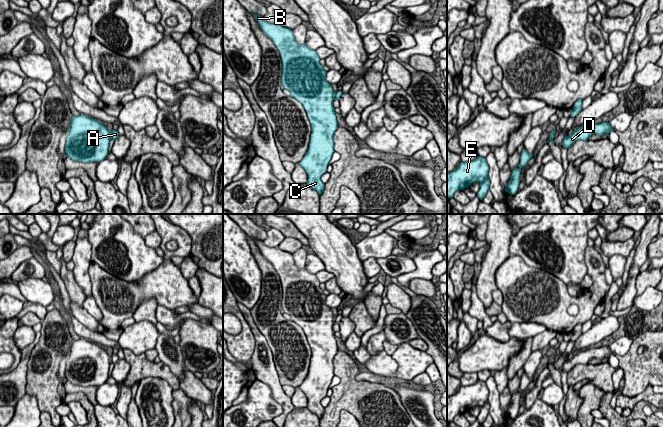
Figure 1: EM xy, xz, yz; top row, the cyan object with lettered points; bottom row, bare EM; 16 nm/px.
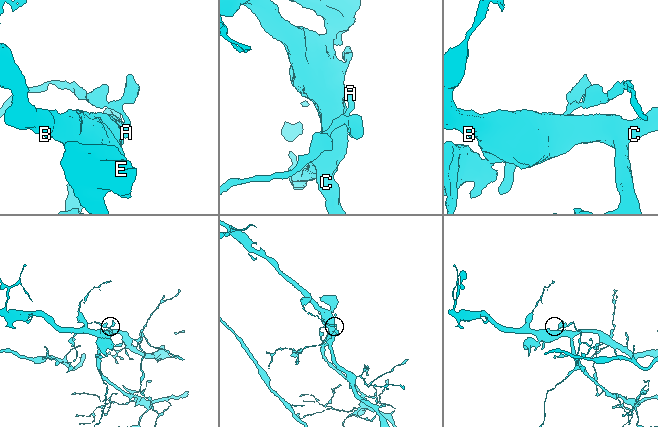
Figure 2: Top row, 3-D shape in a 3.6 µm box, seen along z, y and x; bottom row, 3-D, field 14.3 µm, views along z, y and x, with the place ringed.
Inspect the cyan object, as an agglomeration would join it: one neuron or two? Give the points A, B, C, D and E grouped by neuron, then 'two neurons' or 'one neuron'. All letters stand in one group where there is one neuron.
groups A / B C D E; two neurons

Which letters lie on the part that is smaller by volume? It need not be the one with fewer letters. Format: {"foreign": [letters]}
{"foreign": ["A"]}

